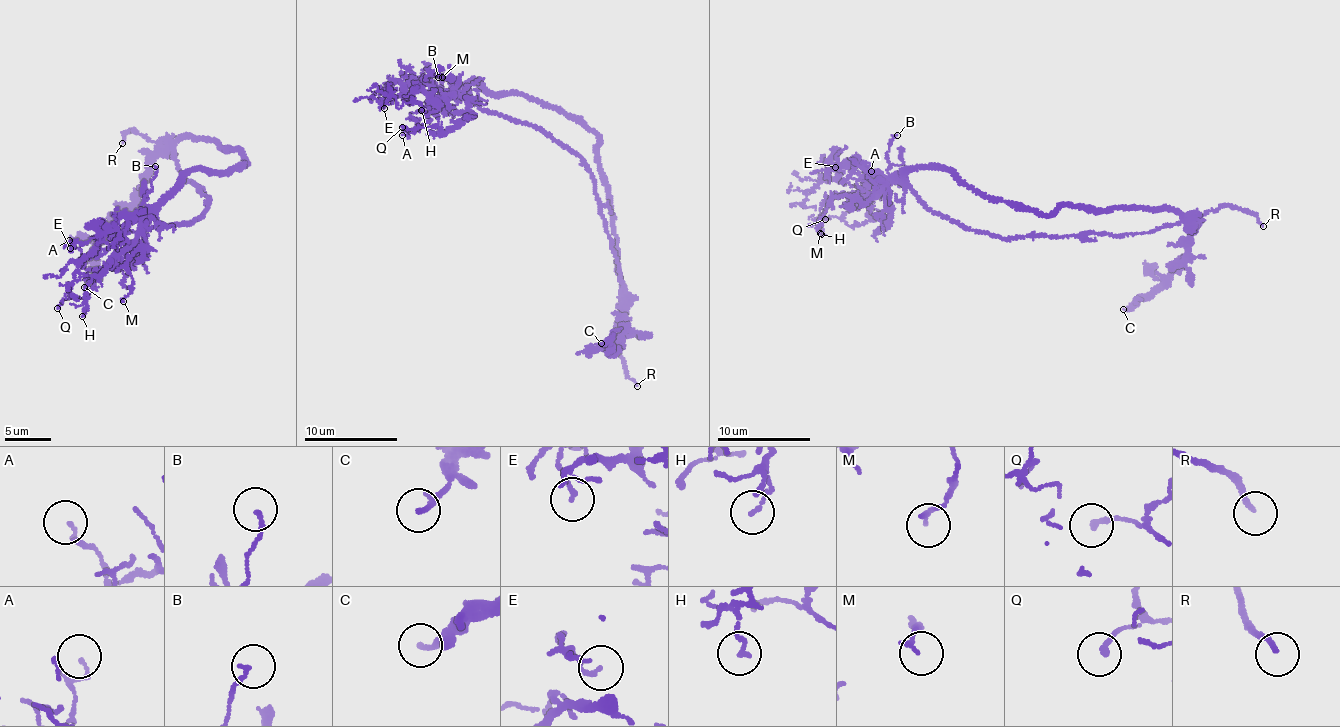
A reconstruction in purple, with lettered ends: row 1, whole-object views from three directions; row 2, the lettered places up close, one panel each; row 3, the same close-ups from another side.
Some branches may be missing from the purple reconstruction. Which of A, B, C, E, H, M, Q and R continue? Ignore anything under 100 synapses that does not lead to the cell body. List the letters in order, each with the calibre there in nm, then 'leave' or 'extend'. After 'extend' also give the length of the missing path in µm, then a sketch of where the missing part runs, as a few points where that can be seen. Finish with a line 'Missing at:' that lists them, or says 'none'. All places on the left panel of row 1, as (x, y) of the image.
A: 120 nm | leave
B: 130 nm | leave
C: 190 nm | leave
E: 120 nm | leave
H: 140 nm | leave
M: 140 nm | leave
Q: 160 nm | leave
R: 170 nm | extend | 35 µm | (122, 143), (114, 141), (109, 130), (113, 138), (143, 127), (189, 62), (196, 83)
Missing at: R

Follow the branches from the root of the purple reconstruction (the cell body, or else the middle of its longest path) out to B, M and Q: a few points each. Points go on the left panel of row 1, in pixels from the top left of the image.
B: (210, 201), (194, 221), (161, 224), (155, 213), (149, 214), (141, 206), (150, 189), (155, 166)
M: (210, 201), (188, 224), (169, 226), (147, 215), (145, 247), (127, 259), (132, 290), (123, 301)
Q: (210, 201), (188, 224), (145, 215), (145, 246), (98, 271), (90, 293), (61, 300), (57, 308)

